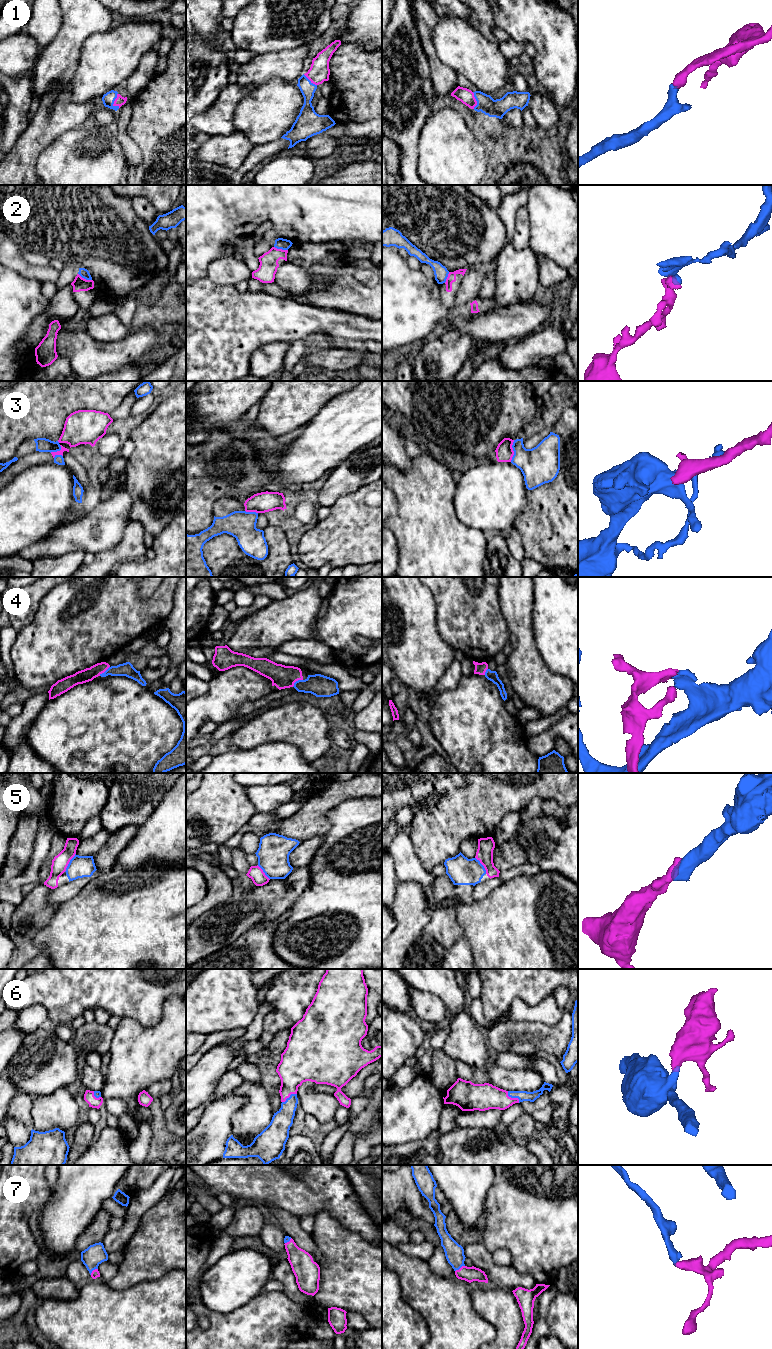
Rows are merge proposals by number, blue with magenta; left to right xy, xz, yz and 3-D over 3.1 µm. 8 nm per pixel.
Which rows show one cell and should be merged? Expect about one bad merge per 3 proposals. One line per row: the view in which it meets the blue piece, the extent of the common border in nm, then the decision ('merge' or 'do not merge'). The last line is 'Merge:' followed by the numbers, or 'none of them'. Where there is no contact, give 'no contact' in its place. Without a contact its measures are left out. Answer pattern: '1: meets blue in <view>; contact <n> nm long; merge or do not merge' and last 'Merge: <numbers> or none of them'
1: meets blue in xy; contact 120 nm long; merge
2: meets blue in xy; contact 130 nm long; do not merge
3: meets blue in yz; contact 180 nm long; do not merge
4: meets blue in xz; contact 110 nm long; merge
5: meets blue in xy; contact 180 nm long; merge
6: meets blue in yz; contact 140 nm long; merge
7: meets blue in yz; contact 90 nm long; merge
Merge: 1, 4, 5, 6, 7

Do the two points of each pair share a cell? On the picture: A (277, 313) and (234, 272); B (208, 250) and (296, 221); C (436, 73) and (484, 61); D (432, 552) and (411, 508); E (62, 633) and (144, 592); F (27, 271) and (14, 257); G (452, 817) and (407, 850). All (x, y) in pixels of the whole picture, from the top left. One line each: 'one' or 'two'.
A: two
B: one
C: two
D: one
E: two
F: one
G: two

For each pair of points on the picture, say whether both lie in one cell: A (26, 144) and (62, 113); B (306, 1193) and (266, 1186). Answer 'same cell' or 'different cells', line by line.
A: same cell
B: same cell

